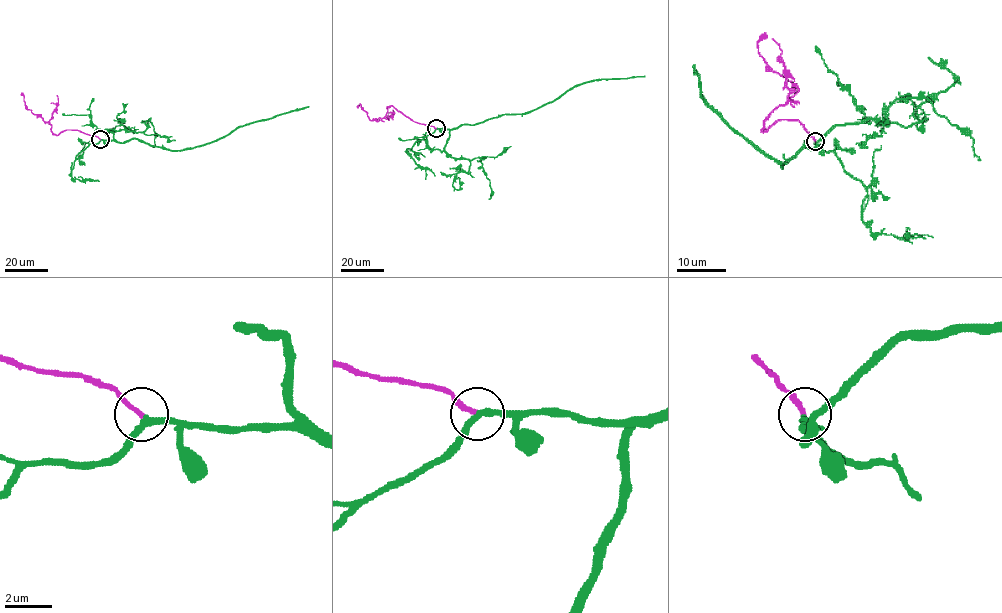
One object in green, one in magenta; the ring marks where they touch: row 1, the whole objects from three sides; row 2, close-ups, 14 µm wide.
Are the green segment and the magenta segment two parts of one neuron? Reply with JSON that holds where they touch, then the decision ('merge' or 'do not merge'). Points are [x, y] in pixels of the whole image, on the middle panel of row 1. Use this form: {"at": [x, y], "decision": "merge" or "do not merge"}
{"at": [436, 128], "decision": "merge"}

